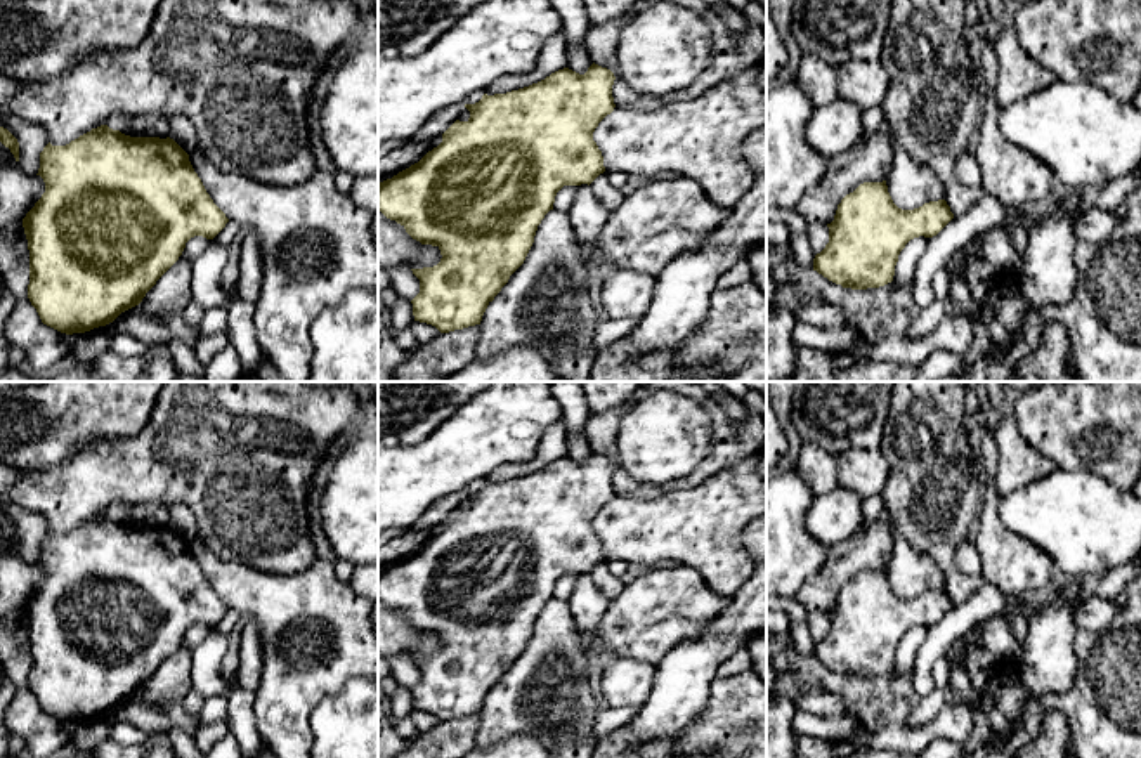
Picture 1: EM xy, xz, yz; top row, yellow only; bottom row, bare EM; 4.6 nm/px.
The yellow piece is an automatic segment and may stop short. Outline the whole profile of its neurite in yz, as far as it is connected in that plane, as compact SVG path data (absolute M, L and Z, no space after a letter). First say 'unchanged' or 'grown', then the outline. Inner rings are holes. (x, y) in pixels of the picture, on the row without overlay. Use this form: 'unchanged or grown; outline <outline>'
unchanged; outline M886 569L864 571L838 593L834 609L827 612L829 631L815 644L813 659L843 676L884 675L893 670L895 654L905 633L919 624L936 624L952 607L954 602L945 588L929 590L914 598L902 598L893 591Z

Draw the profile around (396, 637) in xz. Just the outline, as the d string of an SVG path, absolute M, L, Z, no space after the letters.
M378 598L378 657L423 657L437 654L440 647L439 635L413 628L404 614L387 607Z

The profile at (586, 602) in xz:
M588 572L576 574L569 609L579 633L591 633L609 607L609 598L595 585Z

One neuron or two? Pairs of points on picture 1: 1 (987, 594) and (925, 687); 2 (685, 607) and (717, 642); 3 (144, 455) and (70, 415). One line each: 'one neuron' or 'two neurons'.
1: one neuron
2: two neurons
3: two neurons

